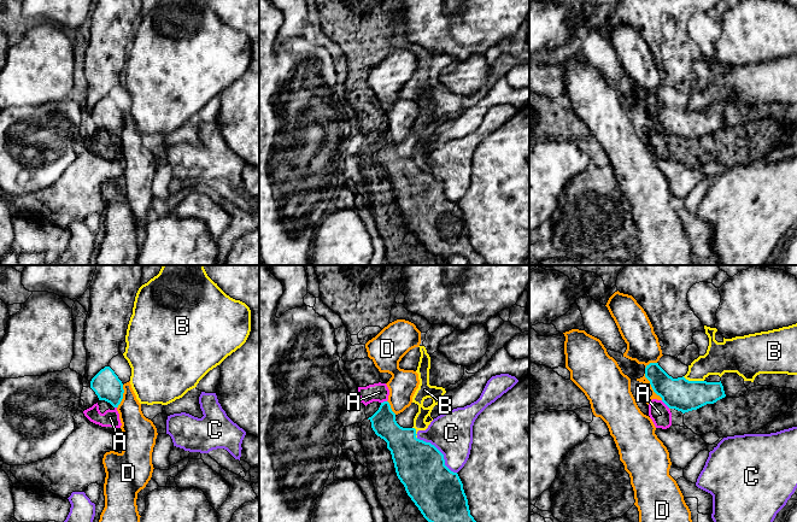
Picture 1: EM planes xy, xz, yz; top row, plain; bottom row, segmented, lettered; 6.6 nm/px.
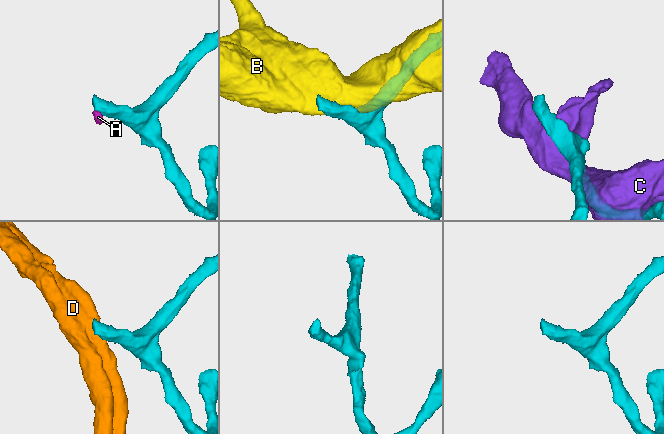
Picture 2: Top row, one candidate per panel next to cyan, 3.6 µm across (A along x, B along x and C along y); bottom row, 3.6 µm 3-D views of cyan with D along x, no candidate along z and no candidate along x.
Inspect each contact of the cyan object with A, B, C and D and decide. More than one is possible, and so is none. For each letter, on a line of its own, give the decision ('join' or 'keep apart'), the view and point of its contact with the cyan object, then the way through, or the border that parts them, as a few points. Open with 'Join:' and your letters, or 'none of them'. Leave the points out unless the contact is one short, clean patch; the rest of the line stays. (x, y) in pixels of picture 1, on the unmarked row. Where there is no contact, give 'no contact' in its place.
Join: A
A: join; meets cyan in yz at (666, 134); runs through yz (681, 124), (675, 124), (666, 134), (660, 140), (660, 144)
B: keep apart; meets cyan in yz at (693, 111)
C: keep apart; meets cyan in xz at (440, 182)
D: keep apart; meets cyan in yz at (651, 116); border along yz (644, 104), (651, 118), (662, 129)

